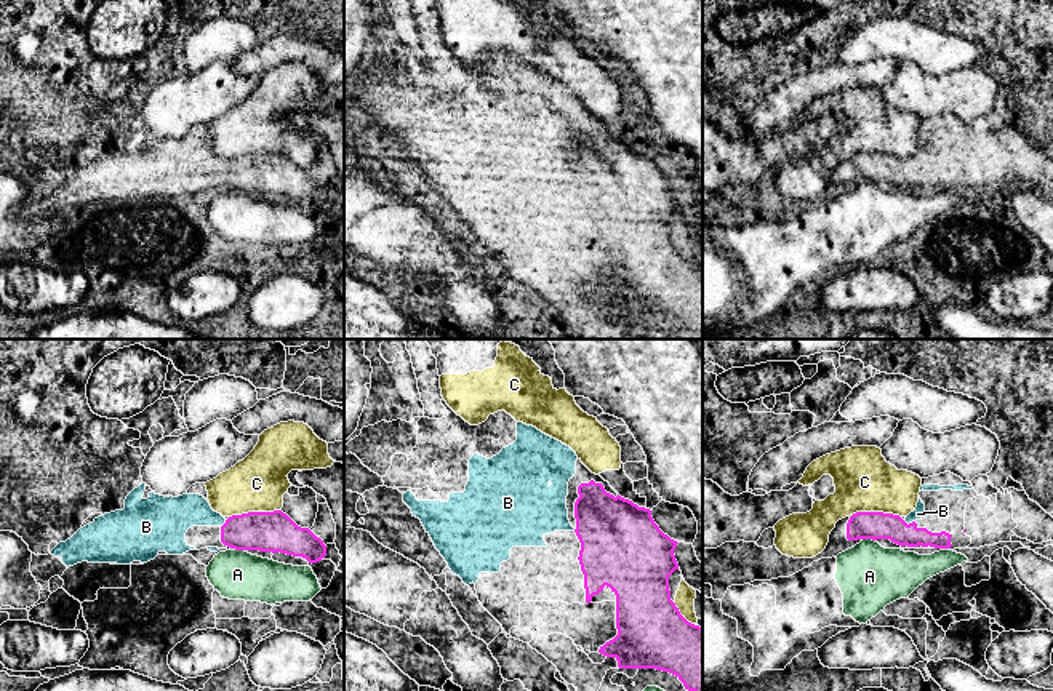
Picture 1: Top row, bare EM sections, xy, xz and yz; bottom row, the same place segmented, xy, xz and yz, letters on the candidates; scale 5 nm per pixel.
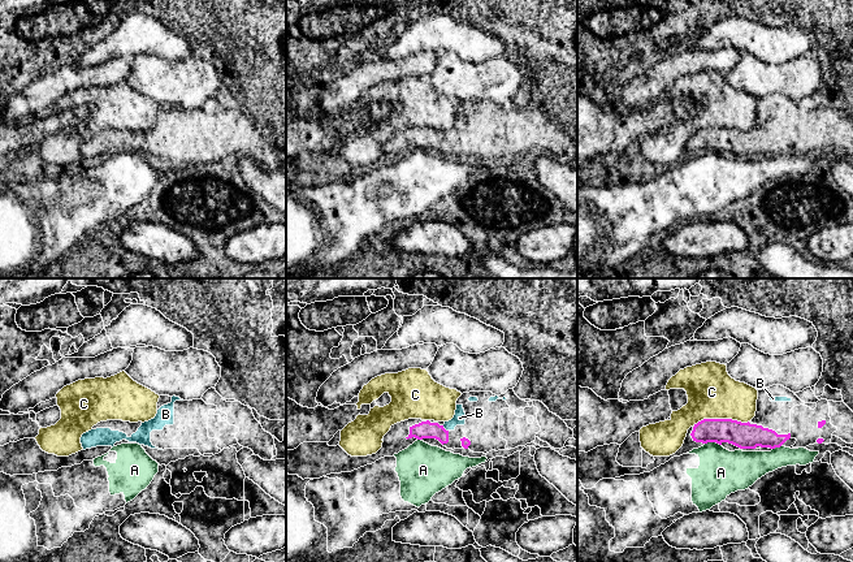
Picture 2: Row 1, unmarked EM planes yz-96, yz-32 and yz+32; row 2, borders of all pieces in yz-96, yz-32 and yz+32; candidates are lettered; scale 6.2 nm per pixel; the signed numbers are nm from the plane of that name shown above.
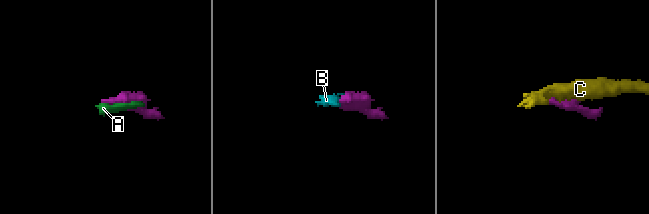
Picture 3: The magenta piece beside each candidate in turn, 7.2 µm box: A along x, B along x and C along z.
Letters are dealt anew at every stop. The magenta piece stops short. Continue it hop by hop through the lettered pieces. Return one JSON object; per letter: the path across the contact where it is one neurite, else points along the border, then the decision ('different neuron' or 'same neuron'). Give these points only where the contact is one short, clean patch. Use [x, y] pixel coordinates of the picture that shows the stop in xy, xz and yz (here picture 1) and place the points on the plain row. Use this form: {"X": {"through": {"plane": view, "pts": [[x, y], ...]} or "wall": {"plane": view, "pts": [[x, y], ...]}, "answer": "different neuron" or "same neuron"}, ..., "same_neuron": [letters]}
{"A": {"answer": "different neuron"}, "B": {"answer": "same neuron"}, "C": {"answer": "different neuron"}, "same_neuron": ["B"]}

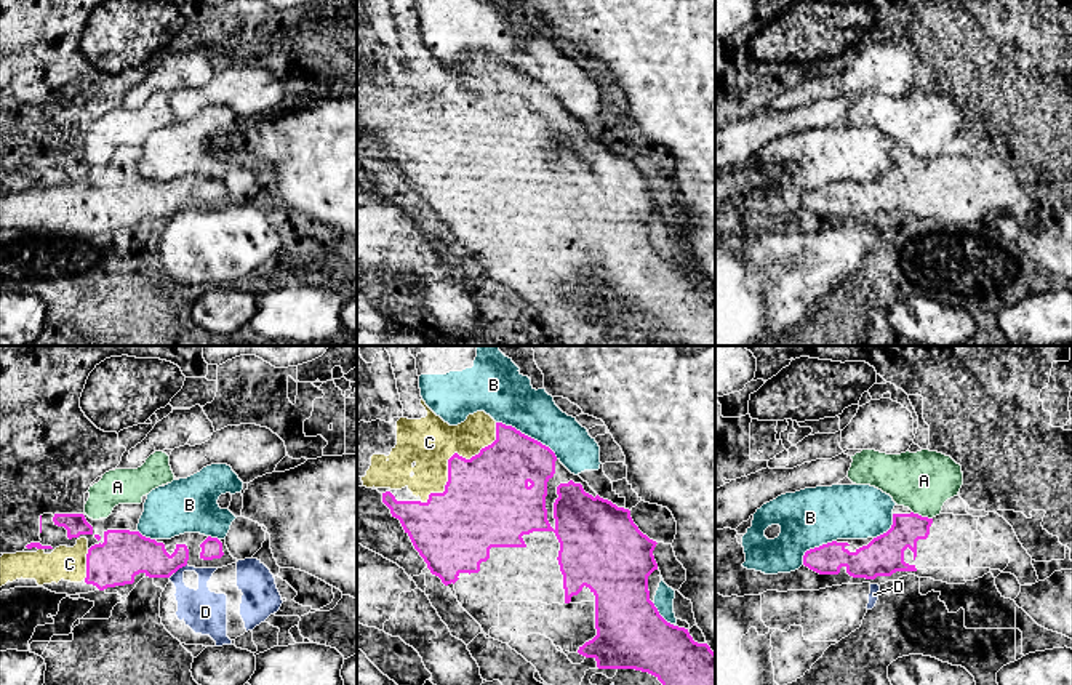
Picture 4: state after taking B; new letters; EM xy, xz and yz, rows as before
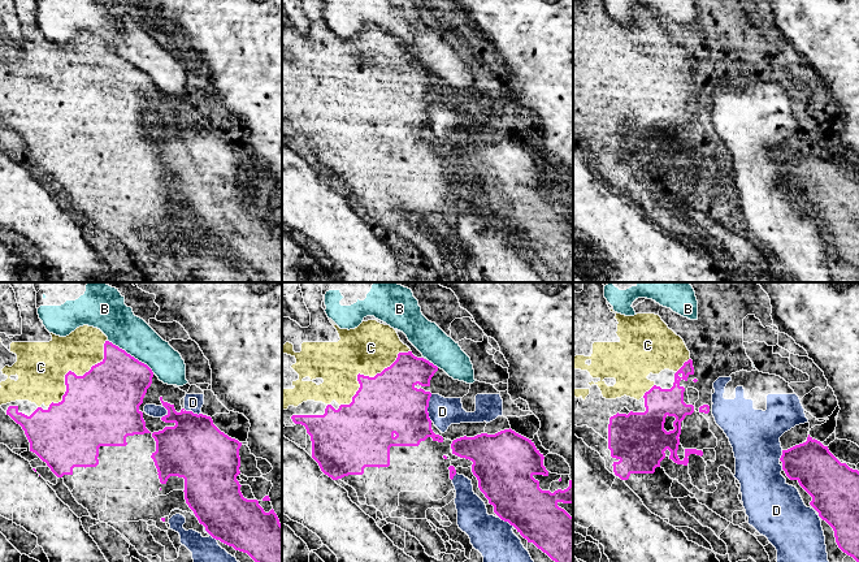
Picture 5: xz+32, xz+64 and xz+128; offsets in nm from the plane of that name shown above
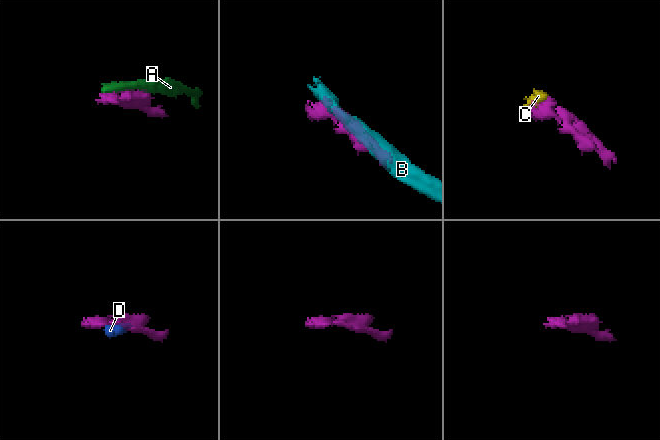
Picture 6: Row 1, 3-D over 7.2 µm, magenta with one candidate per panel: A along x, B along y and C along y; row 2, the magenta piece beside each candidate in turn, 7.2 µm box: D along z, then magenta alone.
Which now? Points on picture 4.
{"A": {"answer": "different neuron"}, "B": {"answer": "different neuron"}, "C": {"answer": "same neuron"}, "D": {"answer": "different neuron"}, "same_neuron": ["C"]}

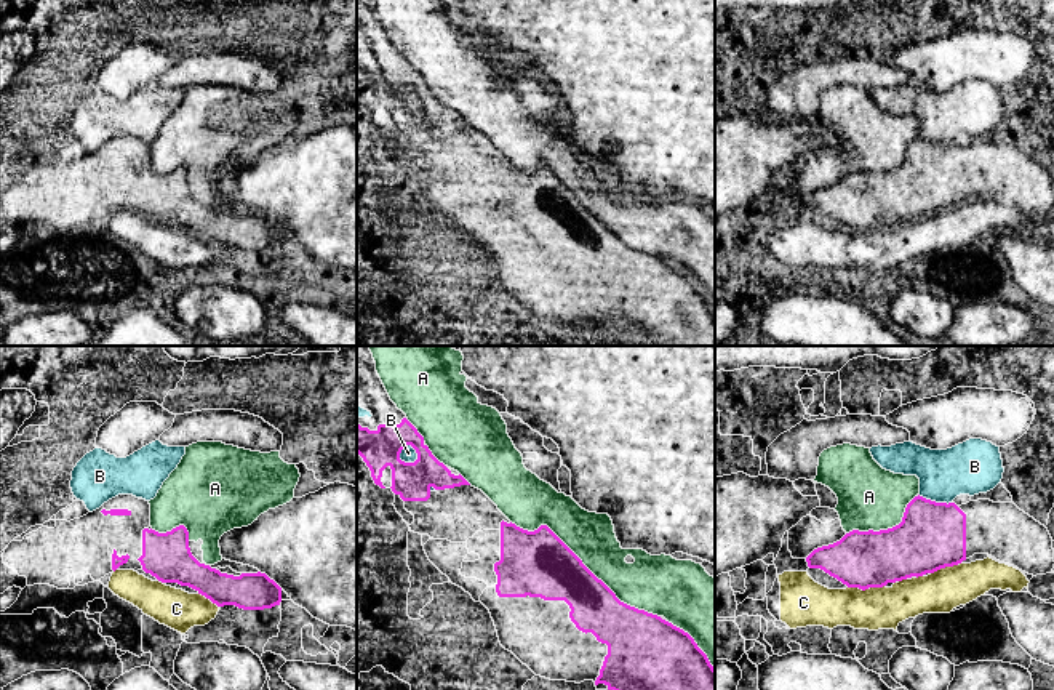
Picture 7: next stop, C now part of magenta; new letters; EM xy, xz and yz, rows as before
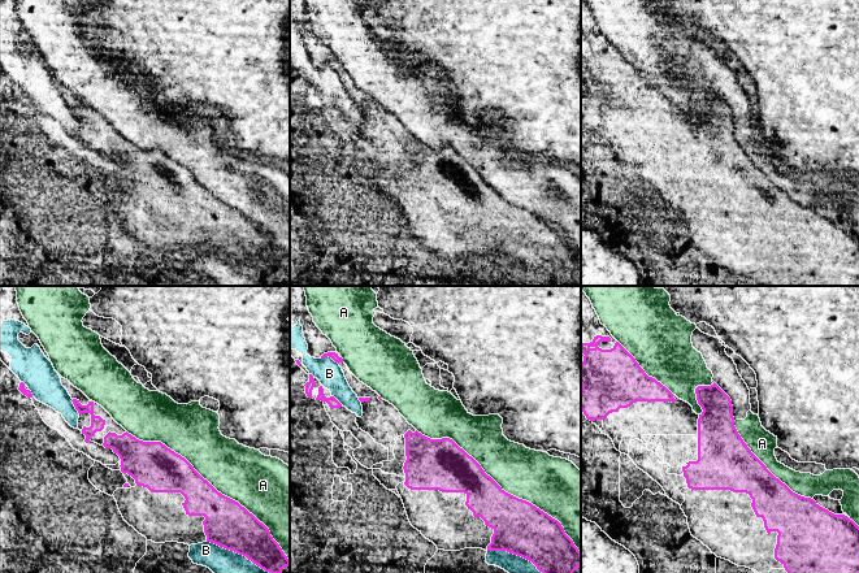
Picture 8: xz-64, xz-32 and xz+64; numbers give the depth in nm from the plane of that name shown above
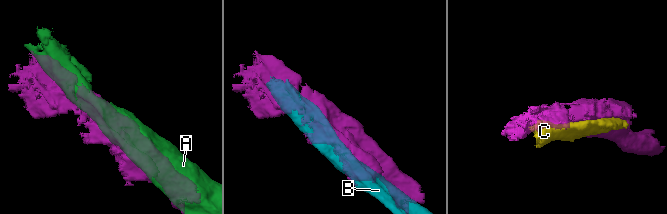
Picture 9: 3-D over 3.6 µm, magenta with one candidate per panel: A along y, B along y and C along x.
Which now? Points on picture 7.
{"A": {"answer": "different neuron"}, "B": {"answer": "different neuron"}, "C": {"answer": "different neuron"}, "same_neuron": []}

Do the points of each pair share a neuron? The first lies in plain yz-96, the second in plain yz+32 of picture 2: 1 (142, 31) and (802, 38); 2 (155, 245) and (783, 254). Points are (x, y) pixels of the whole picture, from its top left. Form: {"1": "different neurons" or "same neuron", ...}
{"1": "same neuron", "2": "different neurons"}

